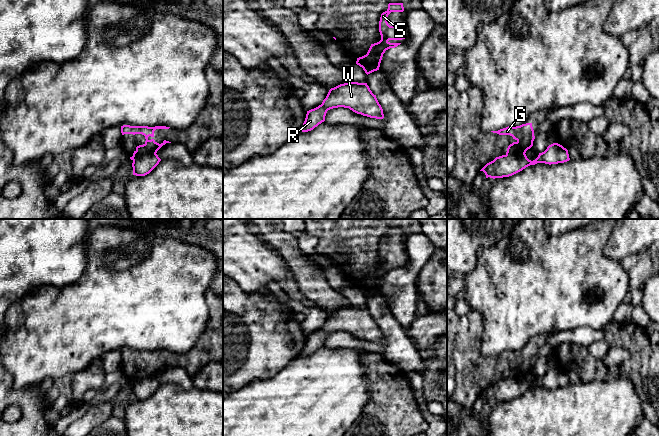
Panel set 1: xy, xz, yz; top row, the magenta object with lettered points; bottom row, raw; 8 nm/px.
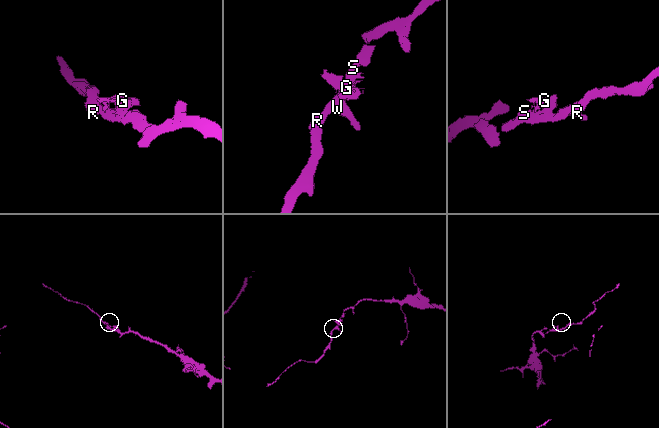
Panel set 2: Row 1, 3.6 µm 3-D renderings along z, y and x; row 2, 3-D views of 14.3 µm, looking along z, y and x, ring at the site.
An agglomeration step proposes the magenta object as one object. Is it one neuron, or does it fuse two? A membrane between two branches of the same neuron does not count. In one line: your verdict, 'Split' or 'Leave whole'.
Split

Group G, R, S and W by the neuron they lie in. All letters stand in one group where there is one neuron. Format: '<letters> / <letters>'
G / R S W

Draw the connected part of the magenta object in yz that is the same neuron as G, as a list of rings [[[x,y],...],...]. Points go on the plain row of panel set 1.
[[[526,347],[516,351],[508,350],[491,356],[499,359],[510,359],[516,364],[508,370],[506,379],[525,378],[533,370],[535,363],[532,347]]]

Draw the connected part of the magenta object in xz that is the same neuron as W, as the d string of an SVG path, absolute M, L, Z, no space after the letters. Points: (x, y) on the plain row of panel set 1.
M350 305L331 312L321 329L307 335L301 355L313 354L325 345L328 334L338 331L349 332L370 342L384 342L383 333L367 307Z

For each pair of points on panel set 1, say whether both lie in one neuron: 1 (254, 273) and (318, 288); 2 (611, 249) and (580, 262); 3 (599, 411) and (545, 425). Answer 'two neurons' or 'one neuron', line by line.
1: two neurons
2: two neurons
3: one neuron

